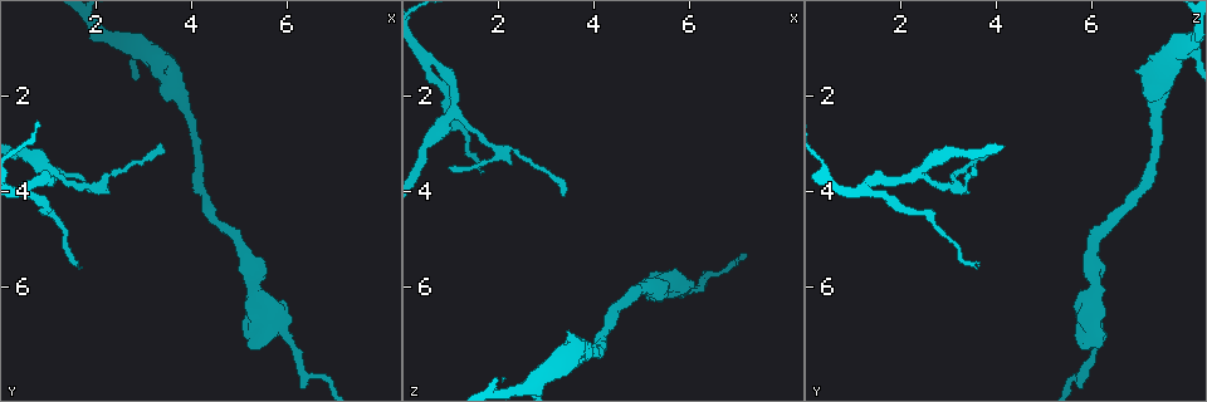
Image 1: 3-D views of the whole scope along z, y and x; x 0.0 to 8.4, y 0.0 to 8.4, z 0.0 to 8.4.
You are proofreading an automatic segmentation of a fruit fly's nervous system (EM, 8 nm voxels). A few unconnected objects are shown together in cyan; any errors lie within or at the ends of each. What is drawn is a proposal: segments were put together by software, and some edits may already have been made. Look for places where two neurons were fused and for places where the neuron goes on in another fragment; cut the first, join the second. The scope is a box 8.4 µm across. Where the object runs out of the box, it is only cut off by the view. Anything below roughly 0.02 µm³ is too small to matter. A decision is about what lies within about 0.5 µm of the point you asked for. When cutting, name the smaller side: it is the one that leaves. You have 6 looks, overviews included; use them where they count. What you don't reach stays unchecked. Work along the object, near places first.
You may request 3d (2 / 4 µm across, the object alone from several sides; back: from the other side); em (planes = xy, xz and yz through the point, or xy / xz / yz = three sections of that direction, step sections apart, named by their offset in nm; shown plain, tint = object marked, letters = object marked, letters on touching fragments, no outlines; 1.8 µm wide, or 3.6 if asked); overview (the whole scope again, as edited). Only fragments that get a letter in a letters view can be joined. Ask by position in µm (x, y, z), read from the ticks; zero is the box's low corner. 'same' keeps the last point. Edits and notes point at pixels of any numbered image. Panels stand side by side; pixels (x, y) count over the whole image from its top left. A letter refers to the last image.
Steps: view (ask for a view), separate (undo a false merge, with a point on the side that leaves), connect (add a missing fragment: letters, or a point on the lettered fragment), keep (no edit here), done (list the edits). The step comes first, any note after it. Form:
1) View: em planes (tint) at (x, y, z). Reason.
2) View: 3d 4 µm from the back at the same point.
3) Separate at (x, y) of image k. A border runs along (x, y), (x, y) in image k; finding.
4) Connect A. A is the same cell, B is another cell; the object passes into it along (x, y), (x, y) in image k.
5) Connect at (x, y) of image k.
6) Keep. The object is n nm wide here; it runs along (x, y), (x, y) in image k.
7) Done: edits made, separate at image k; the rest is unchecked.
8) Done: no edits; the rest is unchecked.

View: em planes (letters) at (3.45, 3.15, 4.10).

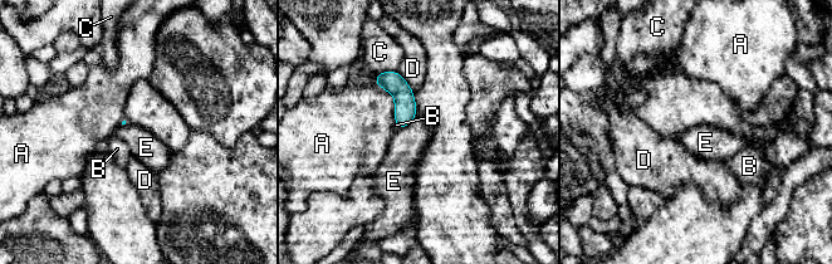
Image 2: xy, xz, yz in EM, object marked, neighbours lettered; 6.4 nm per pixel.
Keep. The longest contact is with A, 300 nm; A, B, C, D and E are other cells; none of them fits.

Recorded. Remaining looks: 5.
View: em planes (tint) at (5.10, 7.20, 5.85). Free end.

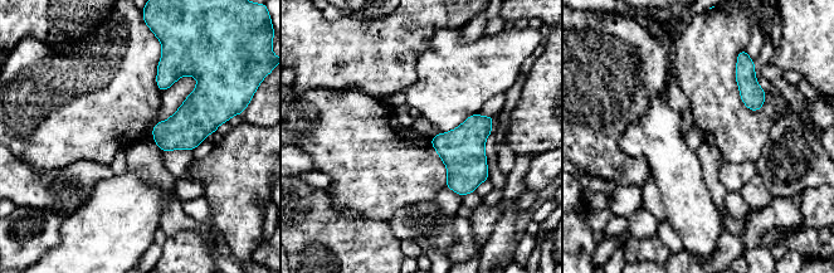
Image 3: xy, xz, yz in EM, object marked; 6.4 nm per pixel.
View: em planes (letters) at the same point. What lies round it.

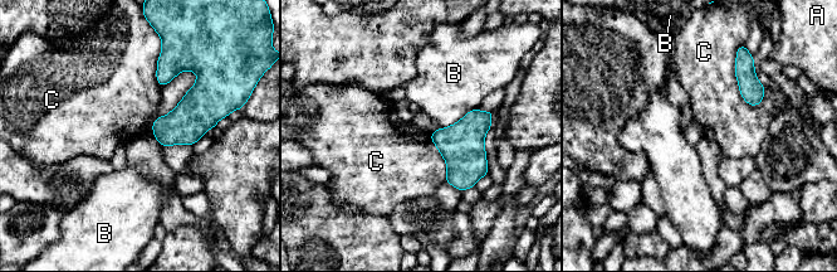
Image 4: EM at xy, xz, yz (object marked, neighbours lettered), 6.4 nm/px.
Keep. A, B and C are other cells; a border runs along (735, 50), (738, 90), (754, 107) in image 4; no lettered fragment goes on from it.

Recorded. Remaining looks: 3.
View: em planes (letters) at (0.60, 3.95, 1.30). Arms part here.

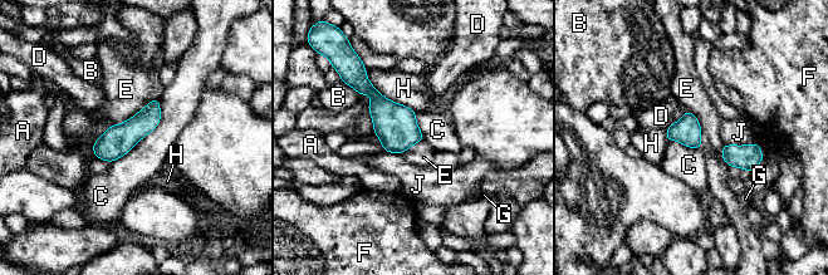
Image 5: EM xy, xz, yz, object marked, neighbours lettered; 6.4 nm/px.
Keep. The object is 170 nm wide here; A, B, C, D, E, F, G, H and J are other cells; it runs along (156, 102), (126, 136), (97, 153) in image 5; one neuron here.

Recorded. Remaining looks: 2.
Done: no edits; the rest is unchecked.

